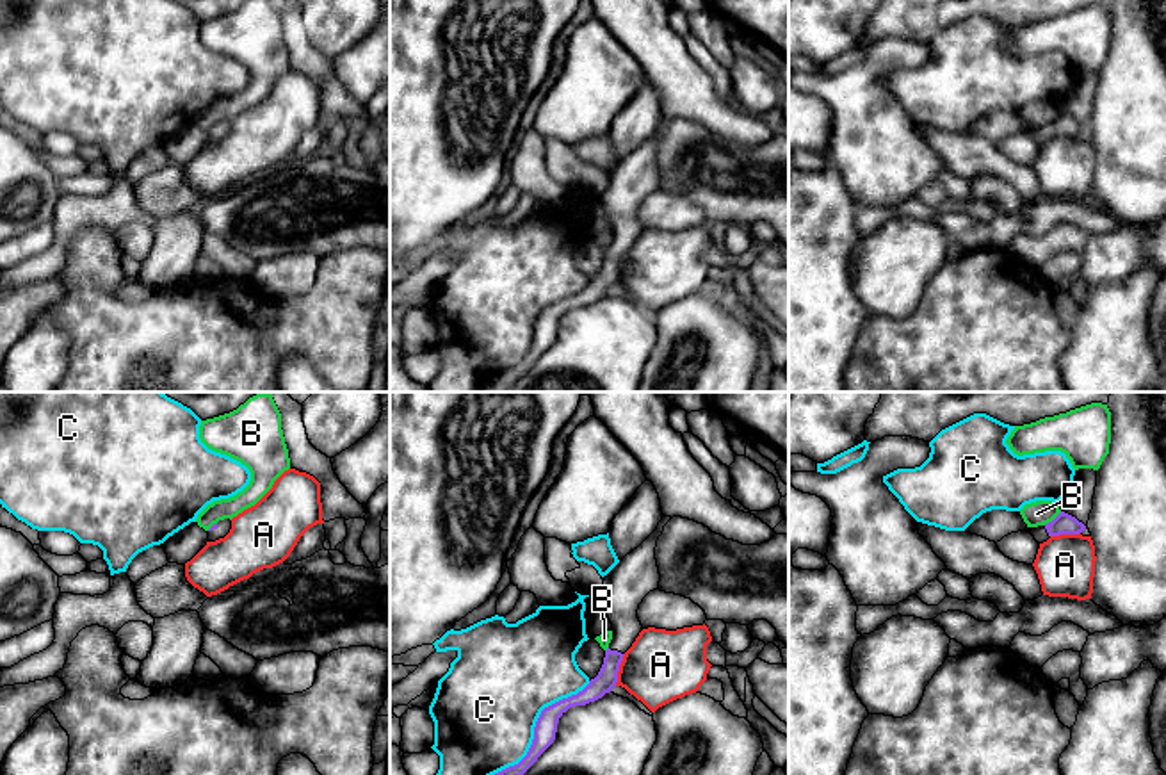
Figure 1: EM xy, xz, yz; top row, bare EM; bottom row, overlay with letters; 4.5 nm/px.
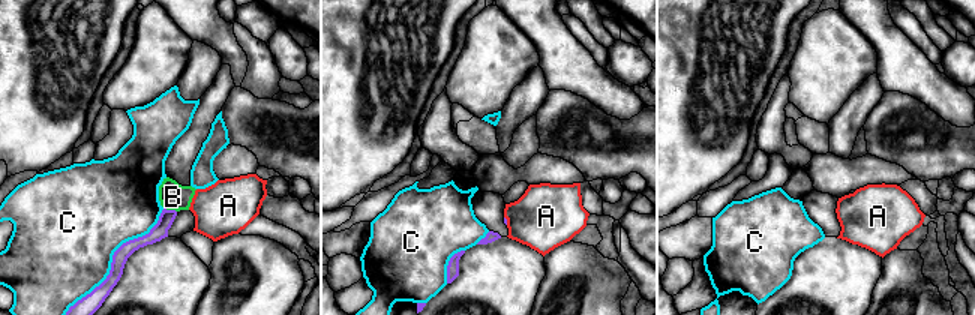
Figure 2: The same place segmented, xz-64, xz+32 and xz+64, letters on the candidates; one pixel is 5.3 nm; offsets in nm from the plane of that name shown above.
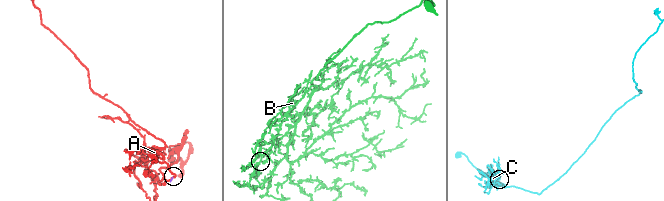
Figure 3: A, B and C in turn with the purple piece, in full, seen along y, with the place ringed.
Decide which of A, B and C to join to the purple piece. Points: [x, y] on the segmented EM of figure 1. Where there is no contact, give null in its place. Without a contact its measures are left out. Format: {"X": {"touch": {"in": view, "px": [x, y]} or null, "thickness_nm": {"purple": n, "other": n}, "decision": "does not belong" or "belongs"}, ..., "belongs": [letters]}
{"A": {"touch": {"in": "xz", "px": [618, 670]}, "thickness_nm": {"purple": 90, "other": 320}, "decision": "does not belong"}, "B": {"touch": {"in": "yz", "px": [1054, 519]}, "thickness_nm": {"purple": 100, "other": 110}, "decision": "does not belong"}, "C": {"touch": {"in": "xz", "px": [536, 726]}, "thickness_nm": {"purple": 100, "other": 480}, "decision": "does not belong"}, "belongs": []}

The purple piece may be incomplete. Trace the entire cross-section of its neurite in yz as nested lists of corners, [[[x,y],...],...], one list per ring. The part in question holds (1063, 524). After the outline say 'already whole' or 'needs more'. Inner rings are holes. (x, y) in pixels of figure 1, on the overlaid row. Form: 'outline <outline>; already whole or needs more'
outline [[[992,510],[976,518],[965,531],[995,543],[1011,533],[1027,531],[1038,543],[1043,543],[1050,536],[1079,534],[1084,529],[1086,526],[1082,522],[1065,511],[1045,526],[1029,527],[1020,511]]]; needs more

